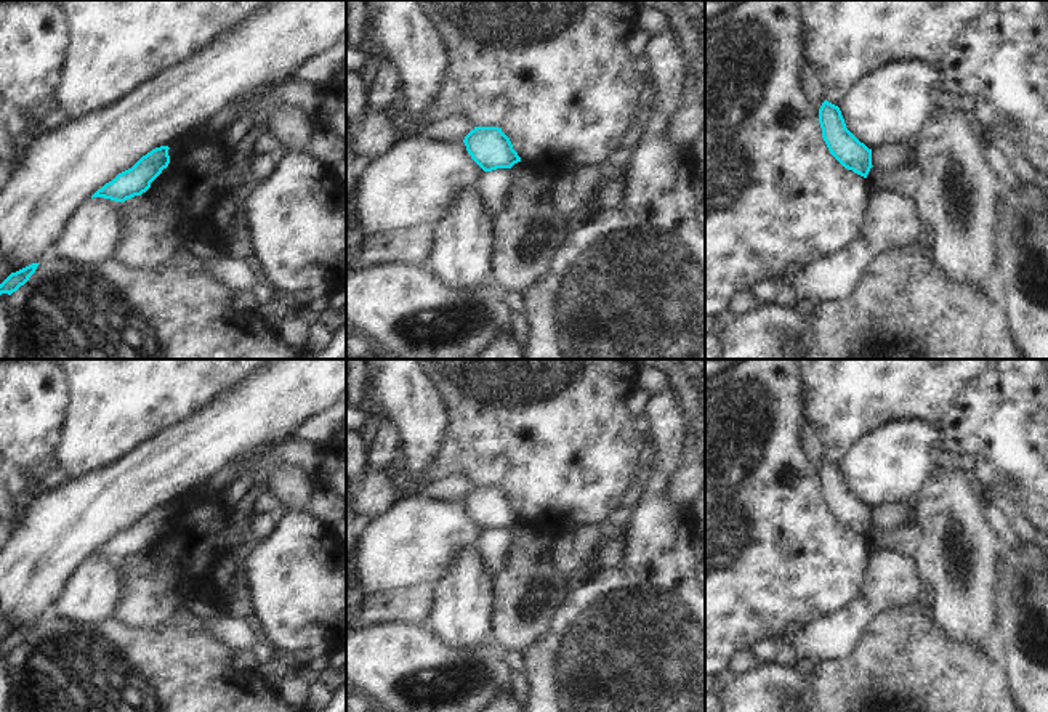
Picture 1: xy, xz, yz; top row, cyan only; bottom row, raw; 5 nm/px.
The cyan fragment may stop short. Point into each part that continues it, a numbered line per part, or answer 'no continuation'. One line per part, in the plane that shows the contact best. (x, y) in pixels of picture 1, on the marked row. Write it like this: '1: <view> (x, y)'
no continuation

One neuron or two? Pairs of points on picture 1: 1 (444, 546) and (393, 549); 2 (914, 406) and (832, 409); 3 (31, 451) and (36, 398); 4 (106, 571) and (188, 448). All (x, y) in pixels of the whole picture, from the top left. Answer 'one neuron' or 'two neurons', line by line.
1: one neuron
2: one neuron
3: one neuron
4: two neurons

